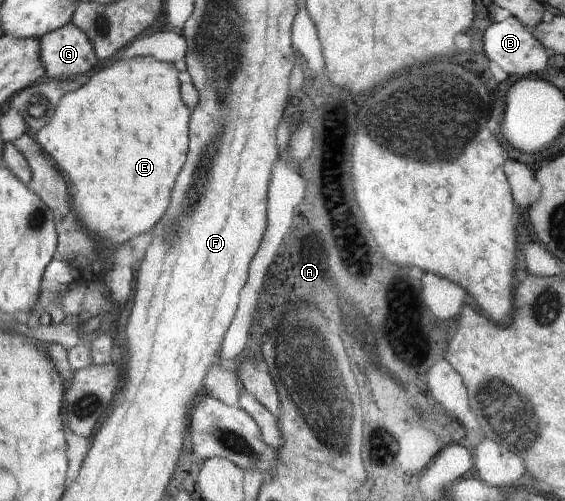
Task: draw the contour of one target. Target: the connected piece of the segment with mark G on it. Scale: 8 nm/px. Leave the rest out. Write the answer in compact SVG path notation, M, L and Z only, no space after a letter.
M73 21L40 38L41 55L46 67L46 79L67 80L72 75L82 75L98 63L98 55L85 34Z

